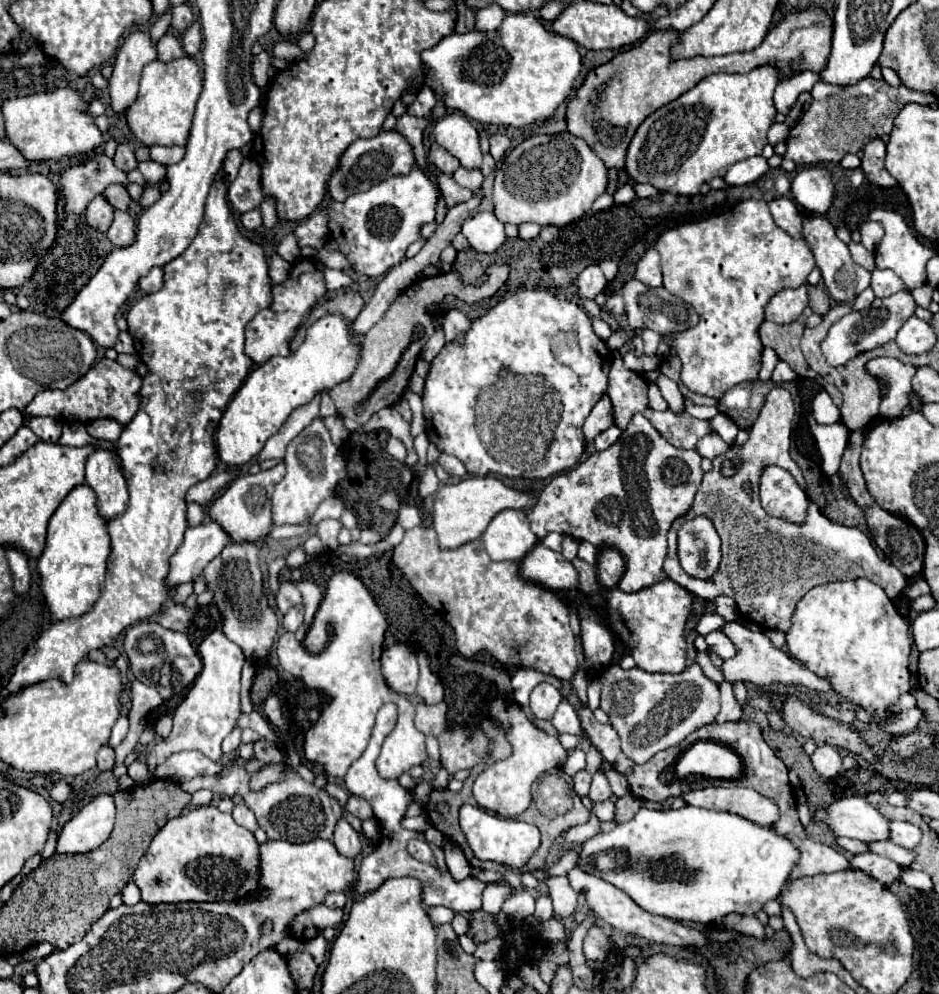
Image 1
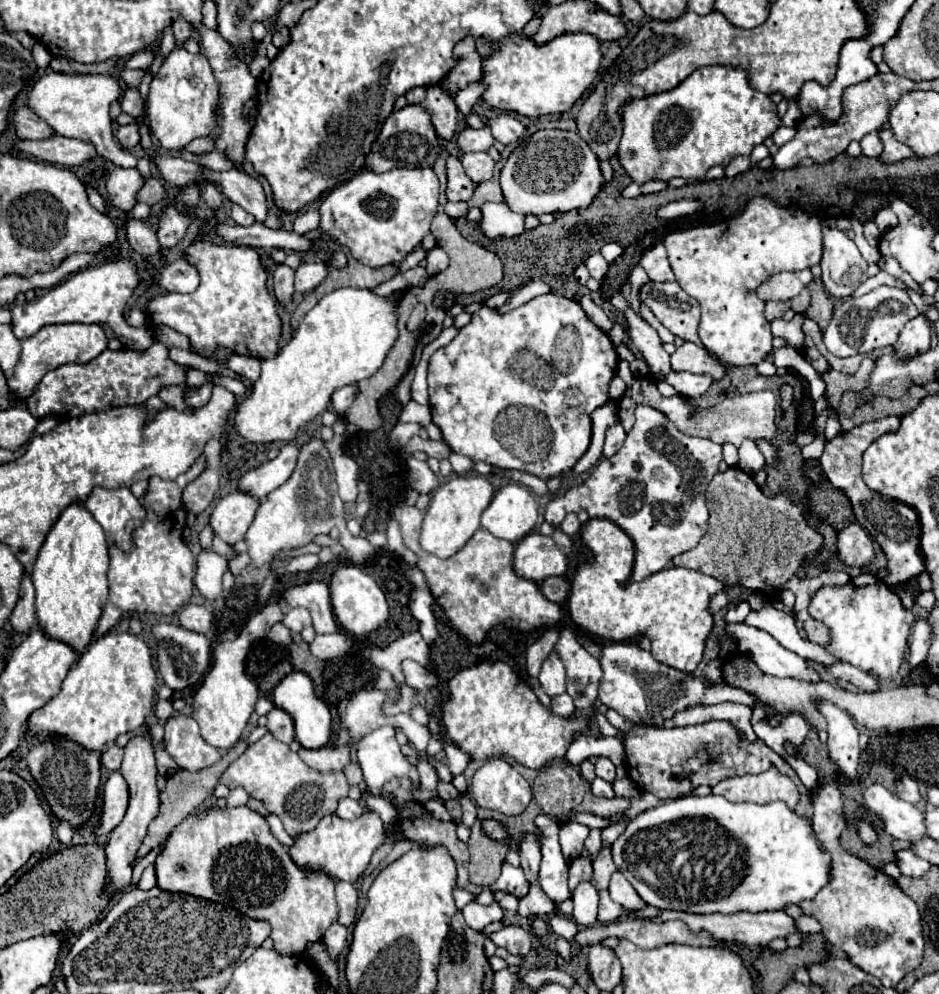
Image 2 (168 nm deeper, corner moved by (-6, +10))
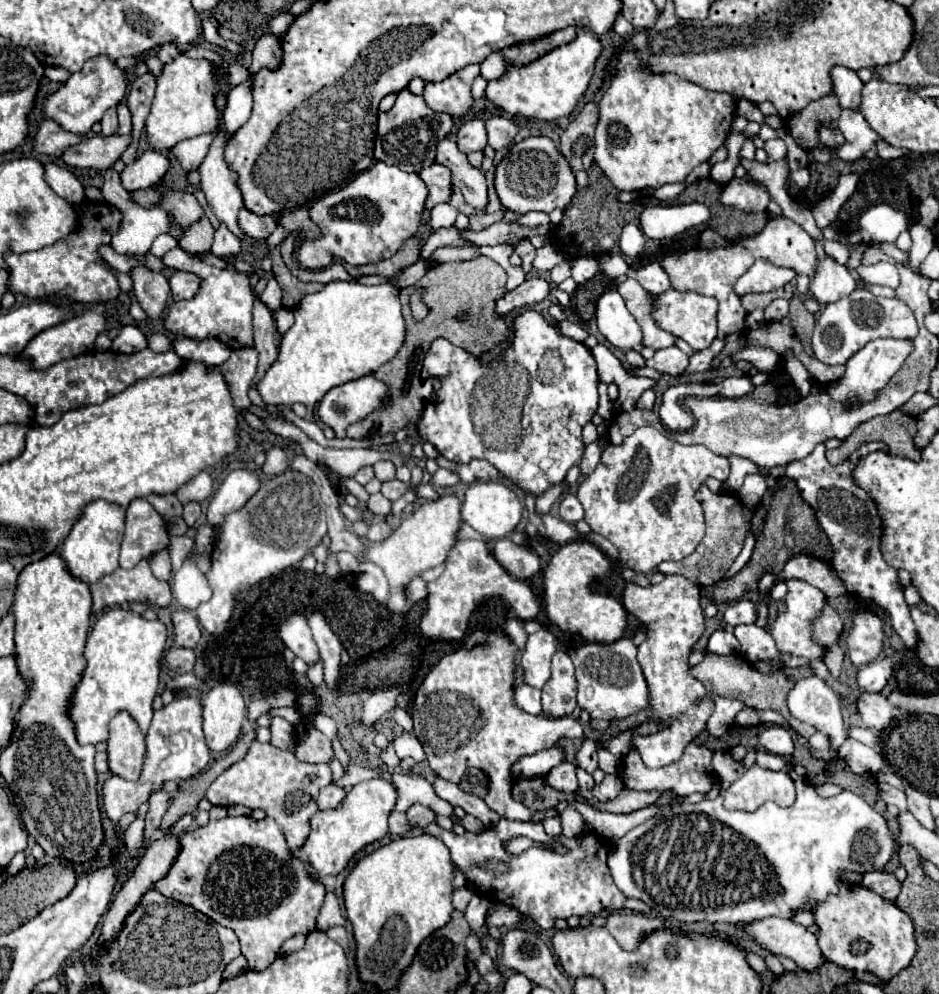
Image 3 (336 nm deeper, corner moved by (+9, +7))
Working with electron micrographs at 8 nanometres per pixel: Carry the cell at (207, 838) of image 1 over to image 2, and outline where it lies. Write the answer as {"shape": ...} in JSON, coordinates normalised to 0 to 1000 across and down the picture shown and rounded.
{"shape":[[[225,812],[220,816],[214,816],[214,818],[206,818],[201,822],[197,822],[178,842],[178,846],[174,848],[174,856],[167,860],[165,864],[165,878],[167,878],[167,892],[174,894],[174,896],[182,896],[182,898],[199,898],[199,900],[208,900],[208,902],[216,902],[216,904],[223,904],[223,906],[229,906],[229,908],[237,908],[237,910],[250,910],[250,914],[255,919],[261,919],[263,923],[269,923],[269,925],[284,925],[289,929],[289,945],[293,947],[293,955],[301,961],[321,961],[325,959],[325,951],[327,949],[333,949],[333,947],[340,947],[344,943],[344,939],[348,937],[348,933],[353,929],[359,927],[359,906],[357,906],[357,896],[355,896],[355,884],[344,880],[344,878],[333,878],[333,876],[321,876],[312,866],[310,862],[306,860],[304,852],[289,840],[286,836],[286,830],[282,826],[282,822],[278,822],[276,818],[267,816],[265,812],[240,812],[240,814],[233,814],[233,812]]]}

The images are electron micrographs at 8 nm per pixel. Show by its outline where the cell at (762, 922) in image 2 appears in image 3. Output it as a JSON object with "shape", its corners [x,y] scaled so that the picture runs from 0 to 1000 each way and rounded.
{"shape":[[[814,924],[797,930],[794,934],[812,954],[846,966],[850,974],[858,978],[871,978],[880,968],[869,940],[860,938],[858,932],[852,932],[846,926]]]}

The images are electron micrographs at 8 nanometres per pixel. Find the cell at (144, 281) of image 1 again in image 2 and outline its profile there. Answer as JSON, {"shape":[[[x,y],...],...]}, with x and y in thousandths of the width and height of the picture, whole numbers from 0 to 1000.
{"shape":[[[188,261],[165,273],[163,287],[176,293],[203,295],[212,289],[212,277],[210,277],[210,271],[201,267],[197,261]]]}

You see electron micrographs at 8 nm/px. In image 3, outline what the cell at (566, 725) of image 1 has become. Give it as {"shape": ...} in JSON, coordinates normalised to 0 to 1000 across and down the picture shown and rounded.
{"shape":[[[556,688],[556,690],[547,692],[547,708],[562,718],[577,718],[575,694],[571,694],[562,688]]]}

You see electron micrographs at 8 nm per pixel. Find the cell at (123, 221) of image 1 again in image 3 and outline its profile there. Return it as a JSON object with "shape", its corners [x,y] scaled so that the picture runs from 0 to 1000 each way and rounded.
{"shape":[[[145,268],[141,274],[143,282],[143,300],[151,308],[151,312],[158,316],[158,320],[166,322],[179,304],[181,288],[179,282],[170,274],[160,274],[153,268]]]}

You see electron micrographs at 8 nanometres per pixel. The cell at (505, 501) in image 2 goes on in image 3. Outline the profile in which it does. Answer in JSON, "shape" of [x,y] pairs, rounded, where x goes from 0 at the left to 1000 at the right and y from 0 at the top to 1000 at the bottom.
{"shape":[[[505,485],[496,493],[490,515],[492,515],[492,523],[498,525],[505,533],[515,537],[518,541],[530,543],[530,541],[539,541],[547,535],[547,531],[552,529],[552,525],[556,521],[556,507],[552,503],[550,495],[543,489],[539,489],[537,485]]]}

